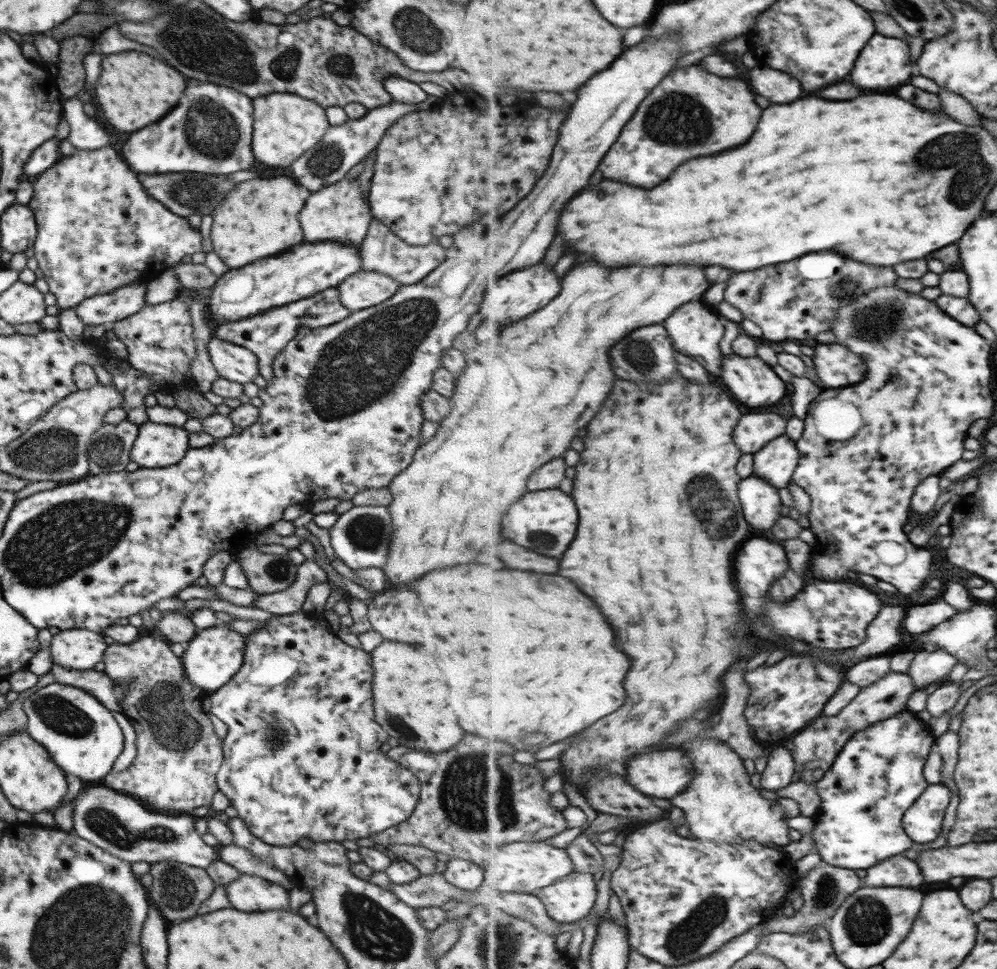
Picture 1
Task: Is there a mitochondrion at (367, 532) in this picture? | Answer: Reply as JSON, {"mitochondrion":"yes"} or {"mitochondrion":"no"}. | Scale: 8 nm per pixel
{"mitochondrion":"yes"}

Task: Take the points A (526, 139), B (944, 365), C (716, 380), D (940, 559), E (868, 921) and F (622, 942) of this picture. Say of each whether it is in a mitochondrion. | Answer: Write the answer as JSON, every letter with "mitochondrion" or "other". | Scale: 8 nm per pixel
{"A":"other","B":"other","C":"other","D":"other","E":"mitochondrion","F":"other"}

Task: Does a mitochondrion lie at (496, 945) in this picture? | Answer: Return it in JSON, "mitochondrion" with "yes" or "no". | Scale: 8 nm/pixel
{"mitochondrion":"yes"}

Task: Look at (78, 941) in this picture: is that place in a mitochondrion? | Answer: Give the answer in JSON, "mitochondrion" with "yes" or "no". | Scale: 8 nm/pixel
{"mitochondrion":"yes"}

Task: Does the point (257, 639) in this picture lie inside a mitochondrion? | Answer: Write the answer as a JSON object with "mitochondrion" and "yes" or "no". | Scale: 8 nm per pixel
{"mitochondrion":"no"}

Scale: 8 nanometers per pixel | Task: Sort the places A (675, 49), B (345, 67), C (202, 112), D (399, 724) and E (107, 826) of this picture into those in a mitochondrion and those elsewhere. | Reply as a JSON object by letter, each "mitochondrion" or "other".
{"A":"other","B":"mitochondrion","C":"mitochondrion","D":"mitochondrion","E":"mitochondrion"}

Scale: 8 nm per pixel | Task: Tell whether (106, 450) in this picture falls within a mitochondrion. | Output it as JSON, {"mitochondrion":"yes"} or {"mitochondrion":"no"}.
{"mitochondrion":"yes"}

